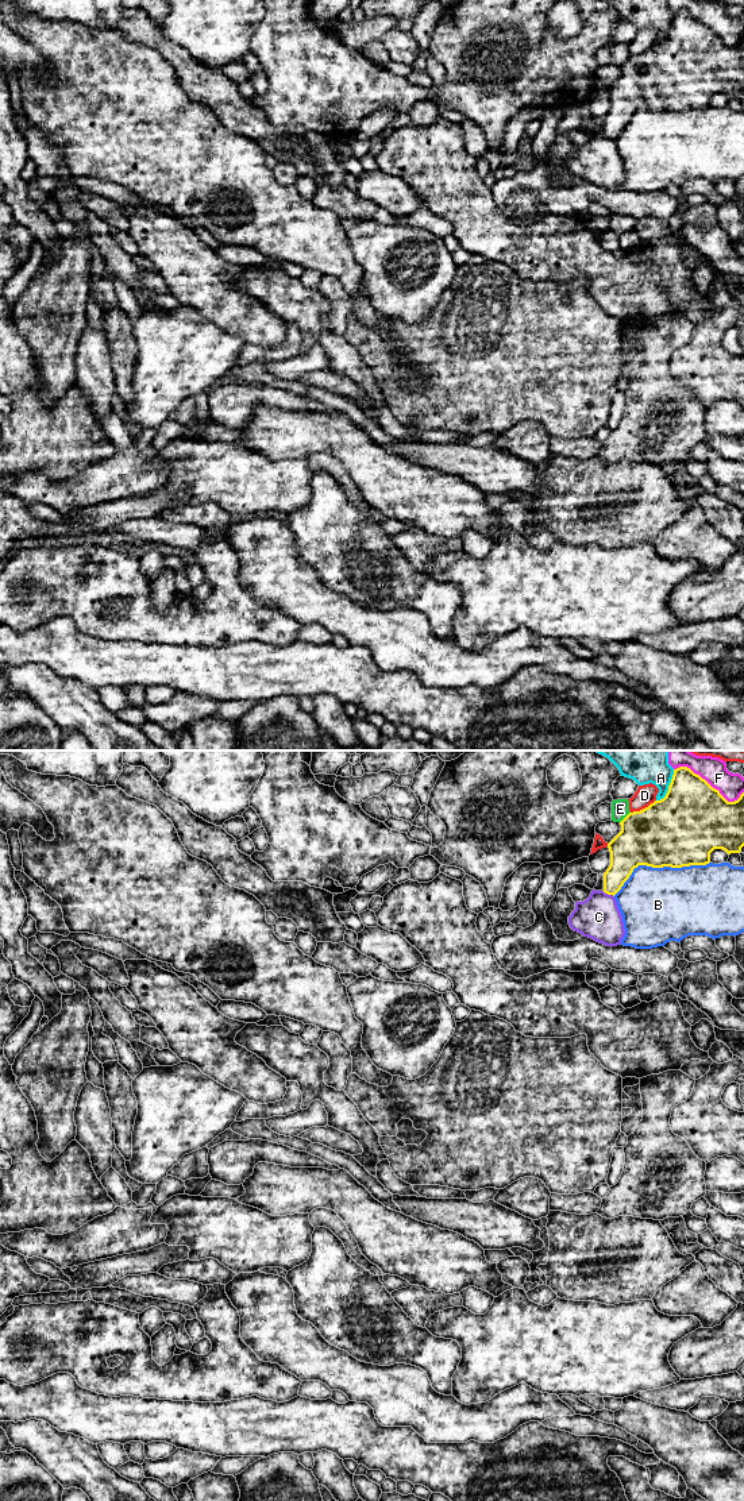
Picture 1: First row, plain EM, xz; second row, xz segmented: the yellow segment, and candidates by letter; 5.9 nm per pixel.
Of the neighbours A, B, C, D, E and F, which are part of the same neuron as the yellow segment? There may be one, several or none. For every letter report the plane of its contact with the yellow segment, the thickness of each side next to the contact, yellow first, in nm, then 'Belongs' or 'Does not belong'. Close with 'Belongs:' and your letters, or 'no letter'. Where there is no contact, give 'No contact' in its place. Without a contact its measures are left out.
A: Touches yellow in xz. Thickness 440 nm (yellow) against 300 nm. Does not belong
B: Touches yellow in xz. Thickness 420 nm (yellow) against 440 nm. Does not belong
C: Touches yellow in xz. Thickness 180 nm (yellow) against 260 nm. Does not belong
D: Touches yellow in xz. Thickness 420 nm (yellow) against 120 nm. Does not belong
E: Touches yellow in xz. Thickness 380 nm (yellow) against 110 nm. Does not belong
F: Touches yellow in xz. Thickness 440 nm (yellow) against 160 nm. Does not belong
Belongs: no letter

